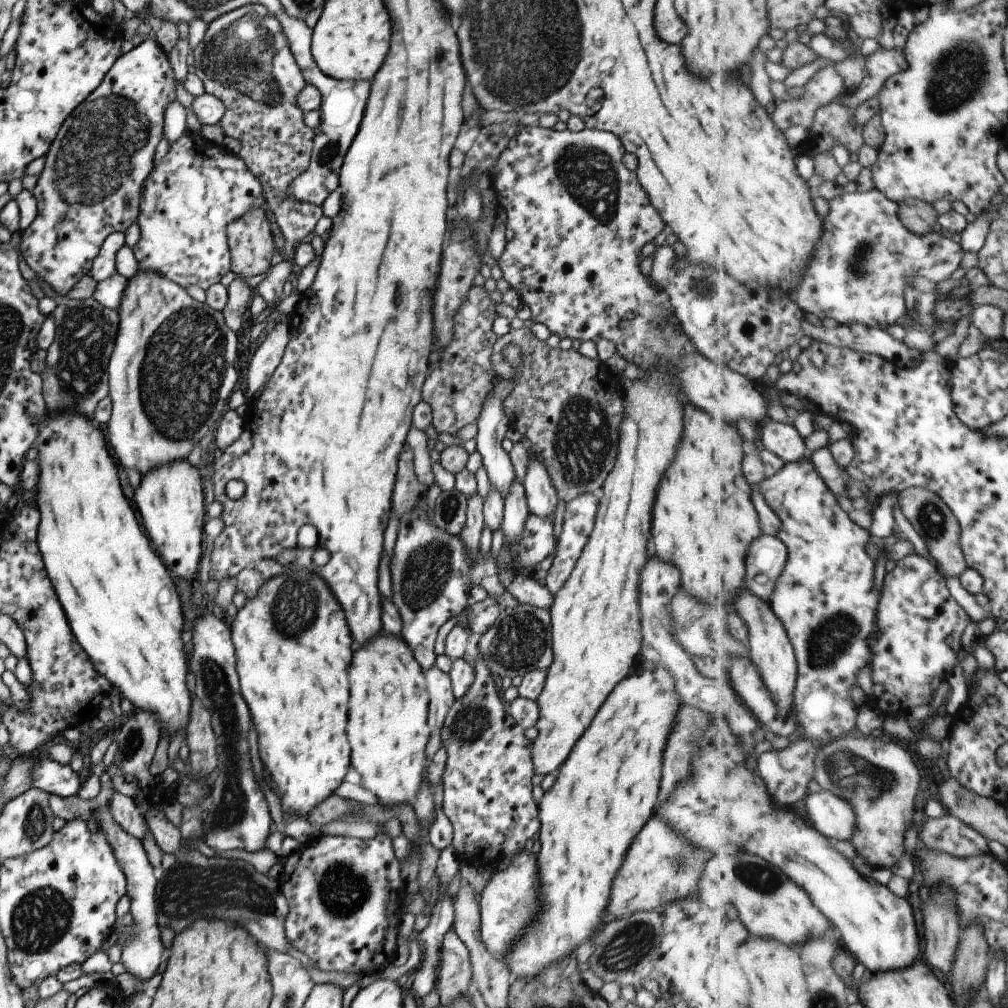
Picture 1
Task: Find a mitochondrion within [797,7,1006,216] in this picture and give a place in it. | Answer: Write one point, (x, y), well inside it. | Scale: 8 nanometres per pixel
(959, 74)

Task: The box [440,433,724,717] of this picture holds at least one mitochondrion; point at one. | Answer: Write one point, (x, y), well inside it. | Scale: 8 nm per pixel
(518, 641)

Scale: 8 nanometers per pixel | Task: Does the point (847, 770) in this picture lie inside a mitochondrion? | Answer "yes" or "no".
yes

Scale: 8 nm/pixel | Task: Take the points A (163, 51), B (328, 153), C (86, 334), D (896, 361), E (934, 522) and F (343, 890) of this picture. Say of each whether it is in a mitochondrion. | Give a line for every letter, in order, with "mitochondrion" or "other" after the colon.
A: other
B: mitochondrion
C: mitochondrion
D: other
E: mitochondrion
F: mitochondrion

